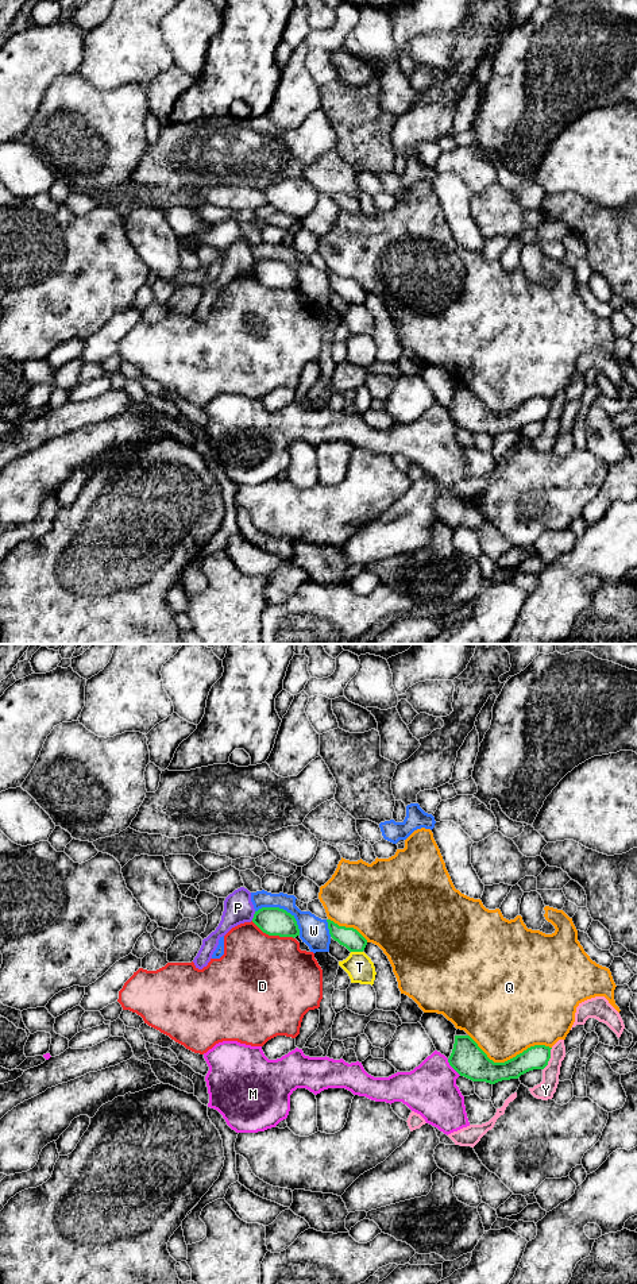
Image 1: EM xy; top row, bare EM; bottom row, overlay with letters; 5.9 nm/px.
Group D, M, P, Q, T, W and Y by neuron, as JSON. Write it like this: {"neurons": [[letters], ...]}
{"neurons": [["D"], ["M"], ["P"], ["Q"], ["T"], ["W"], ["Y"]]}

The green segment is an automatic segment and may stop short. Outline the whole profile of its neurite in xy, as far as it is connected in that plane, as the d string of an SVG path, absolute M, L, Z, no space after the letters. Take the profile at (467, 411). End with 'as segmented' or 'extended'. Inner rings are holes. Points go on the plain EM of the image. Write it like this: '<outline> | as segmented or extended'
M455 387L448 414L460 428L495 436L518 431L533 421L544 421L551 410L551 401L545 397L534 397L505 414L494 414L470 387Z | as segmented

